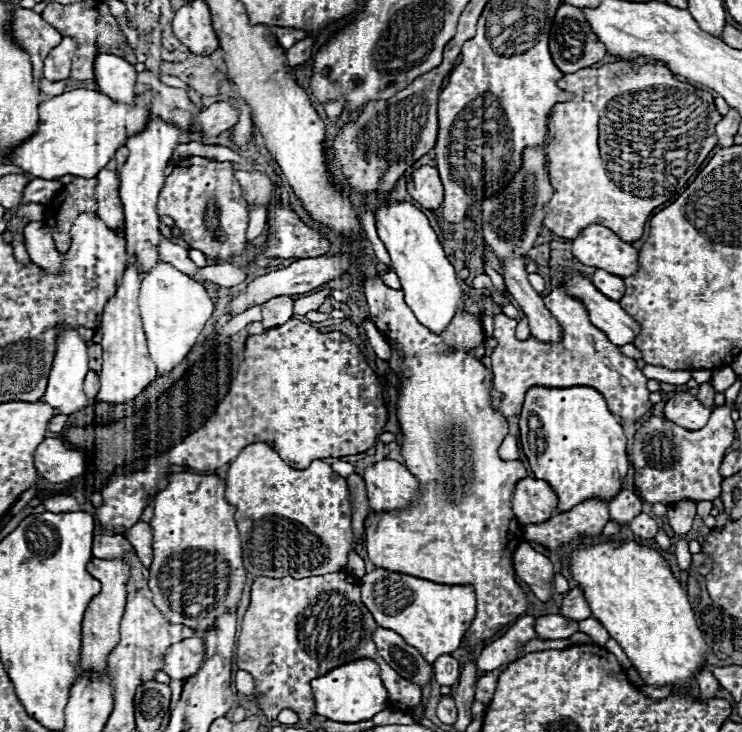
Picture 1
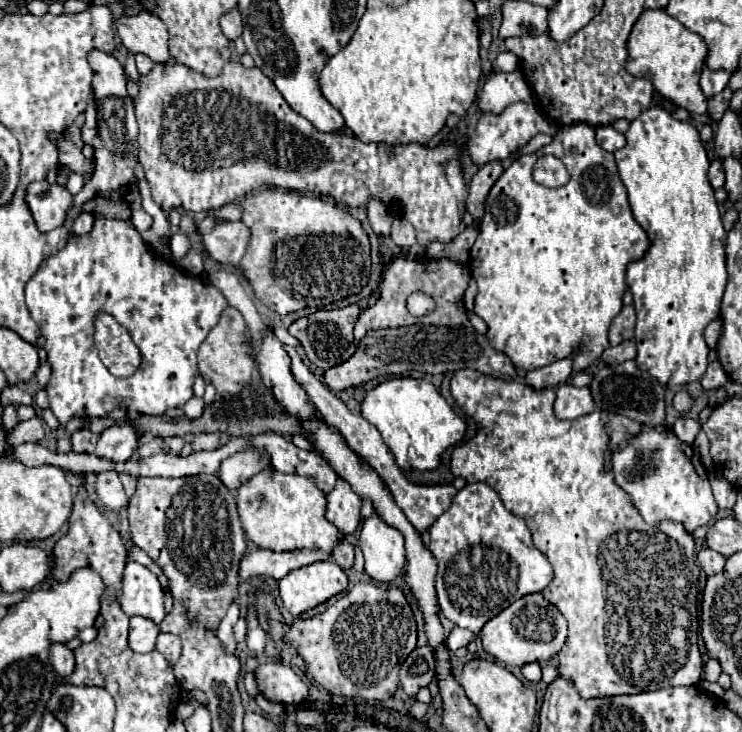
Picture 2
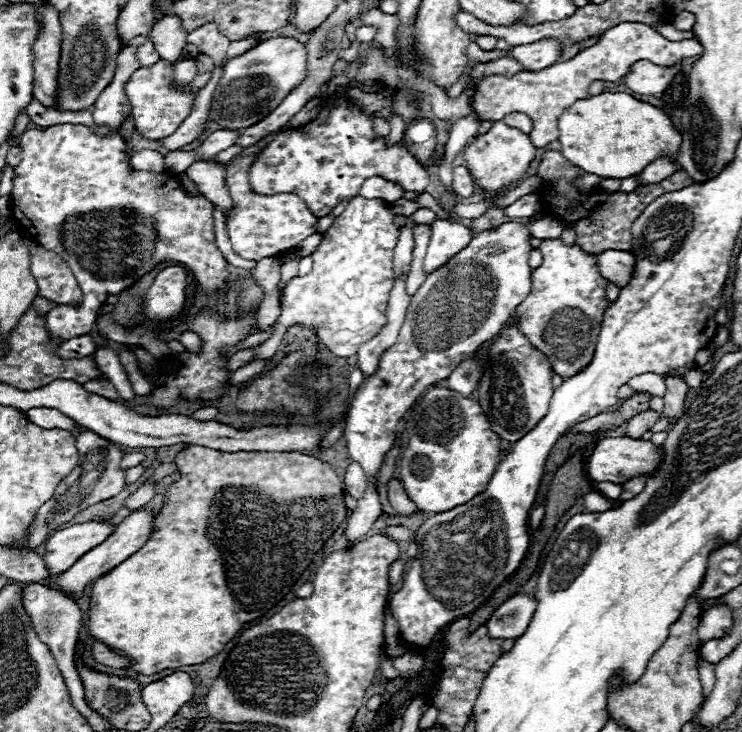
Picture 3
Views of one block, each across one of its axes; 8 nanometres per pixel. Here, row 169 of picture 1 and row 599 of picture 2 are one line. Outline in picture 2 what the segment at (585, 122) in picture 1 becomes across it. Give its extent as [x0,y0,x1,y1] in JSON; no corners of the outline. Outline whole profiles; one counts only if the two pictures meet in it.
[450,370,704,698]

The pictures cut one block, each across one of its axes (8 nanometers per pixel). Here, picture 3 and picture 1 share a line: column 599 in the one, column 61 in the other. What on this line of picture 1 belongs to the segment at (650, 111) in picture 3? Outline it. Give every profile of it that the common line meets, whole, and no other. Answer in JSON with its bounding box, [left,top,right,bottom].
[10,88,152,180]

